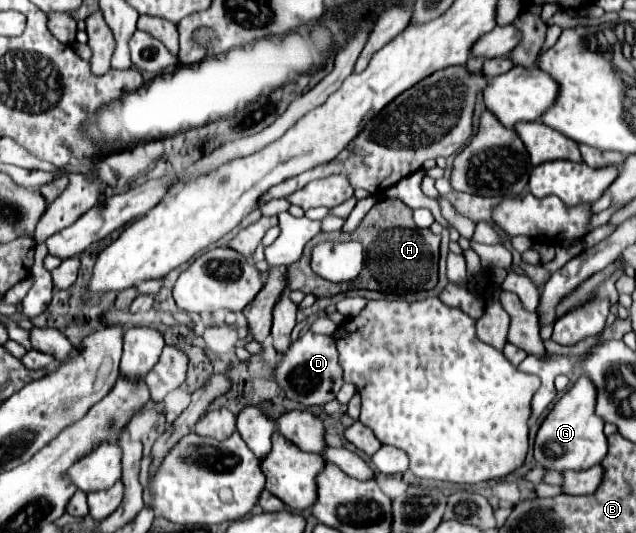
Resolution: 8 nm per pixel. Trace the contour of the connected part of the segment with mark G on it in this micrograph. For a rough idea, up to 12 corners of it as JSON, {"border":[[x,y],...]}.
{"border":[[581,376],[535,438],[547,470],[587,470],[608,451],[597,390]]}

